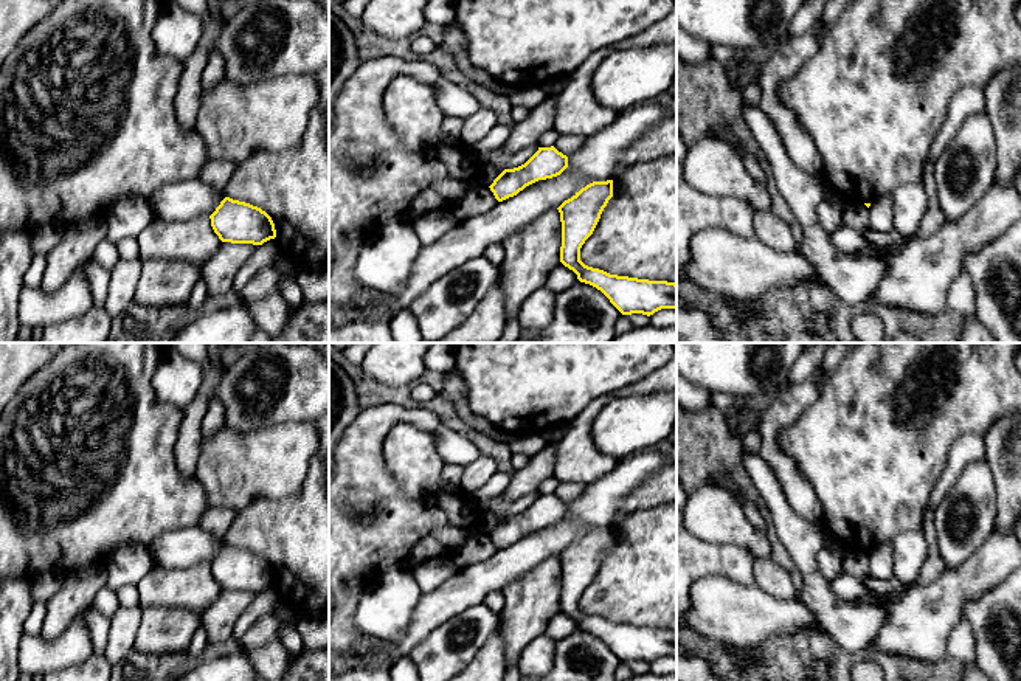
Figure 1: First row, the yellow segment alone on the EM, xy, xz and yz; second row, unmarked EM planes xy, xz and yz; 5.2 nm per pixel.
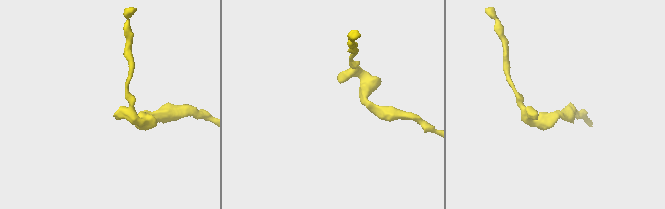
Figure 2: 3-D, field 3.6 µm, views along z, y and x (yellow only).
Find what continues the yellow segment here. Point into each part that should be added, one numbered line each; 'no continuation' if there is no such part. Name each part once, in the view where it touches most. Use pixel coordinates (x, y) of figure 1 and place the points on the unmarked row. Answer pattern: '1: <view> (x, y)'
no continuation

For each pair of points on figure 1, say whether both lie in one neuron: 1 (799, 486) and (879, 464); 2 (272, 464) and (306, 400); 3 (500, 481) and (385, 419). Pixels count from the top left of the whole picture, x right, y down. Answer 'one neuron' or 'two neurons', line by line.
1: two neurons
2: two neurons
3: two neurons

